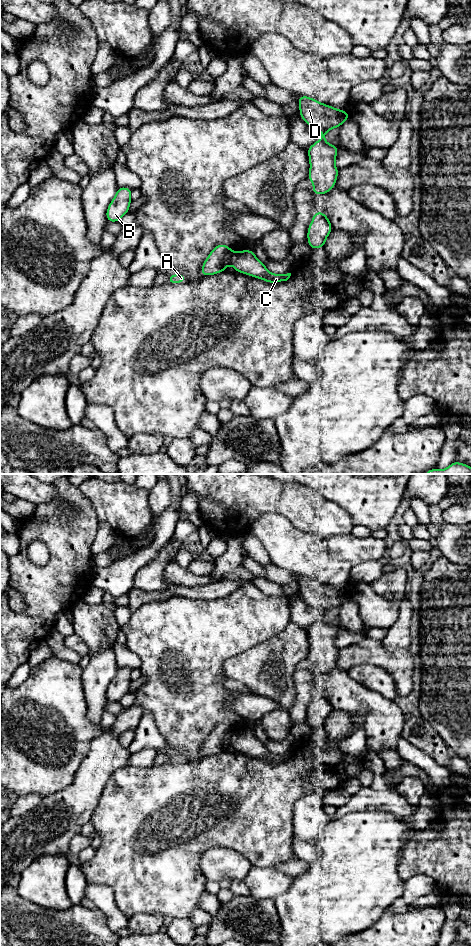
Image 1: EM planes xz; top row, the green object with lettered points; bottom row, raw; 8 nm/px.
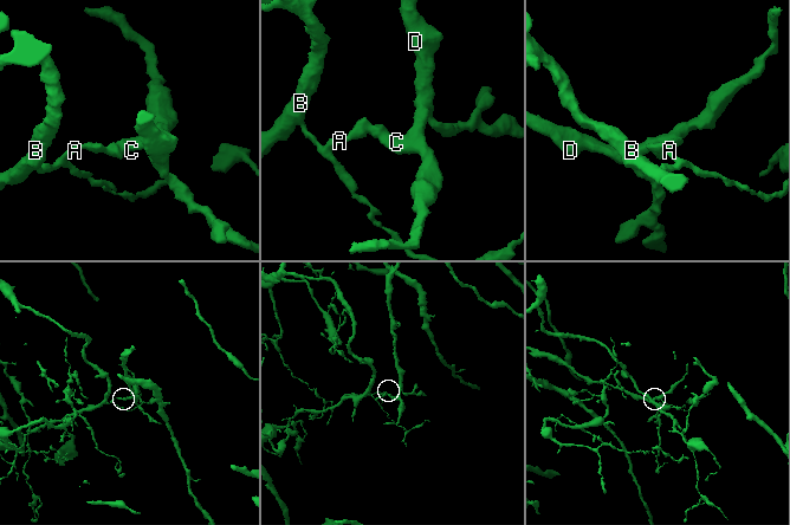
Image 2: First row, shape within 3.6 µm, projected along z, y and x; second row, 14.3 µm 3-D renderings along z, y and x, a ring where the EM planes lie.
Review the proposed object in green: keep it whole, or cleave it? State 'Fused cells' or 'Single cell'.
Fused cells

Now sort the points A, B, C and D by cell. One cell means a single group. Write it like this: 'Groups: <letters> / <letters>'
Groups: A B / C D

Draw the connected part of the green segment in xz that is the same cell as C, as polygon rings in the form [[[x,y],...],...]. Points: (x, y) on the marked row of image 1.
[[[252,250],[234,252],[229,260],[236,272],[259,278],[272,284],[287,281],[291,273],[273,274],[268,271],[264,263],[259,261]]]

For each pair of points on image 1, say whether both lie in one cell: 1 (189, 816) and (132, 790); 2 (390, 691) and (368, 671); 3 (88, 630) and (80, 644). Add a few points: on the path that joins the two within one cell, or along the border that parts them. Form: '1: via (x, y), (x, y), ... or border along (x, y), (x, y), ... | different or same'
1: via (175, 815), (157, 815), (146, 804) | same
2: via (384, 686), (373, 677) | same
3: border along (74, 633), (85, 642), (89, 653) | different

